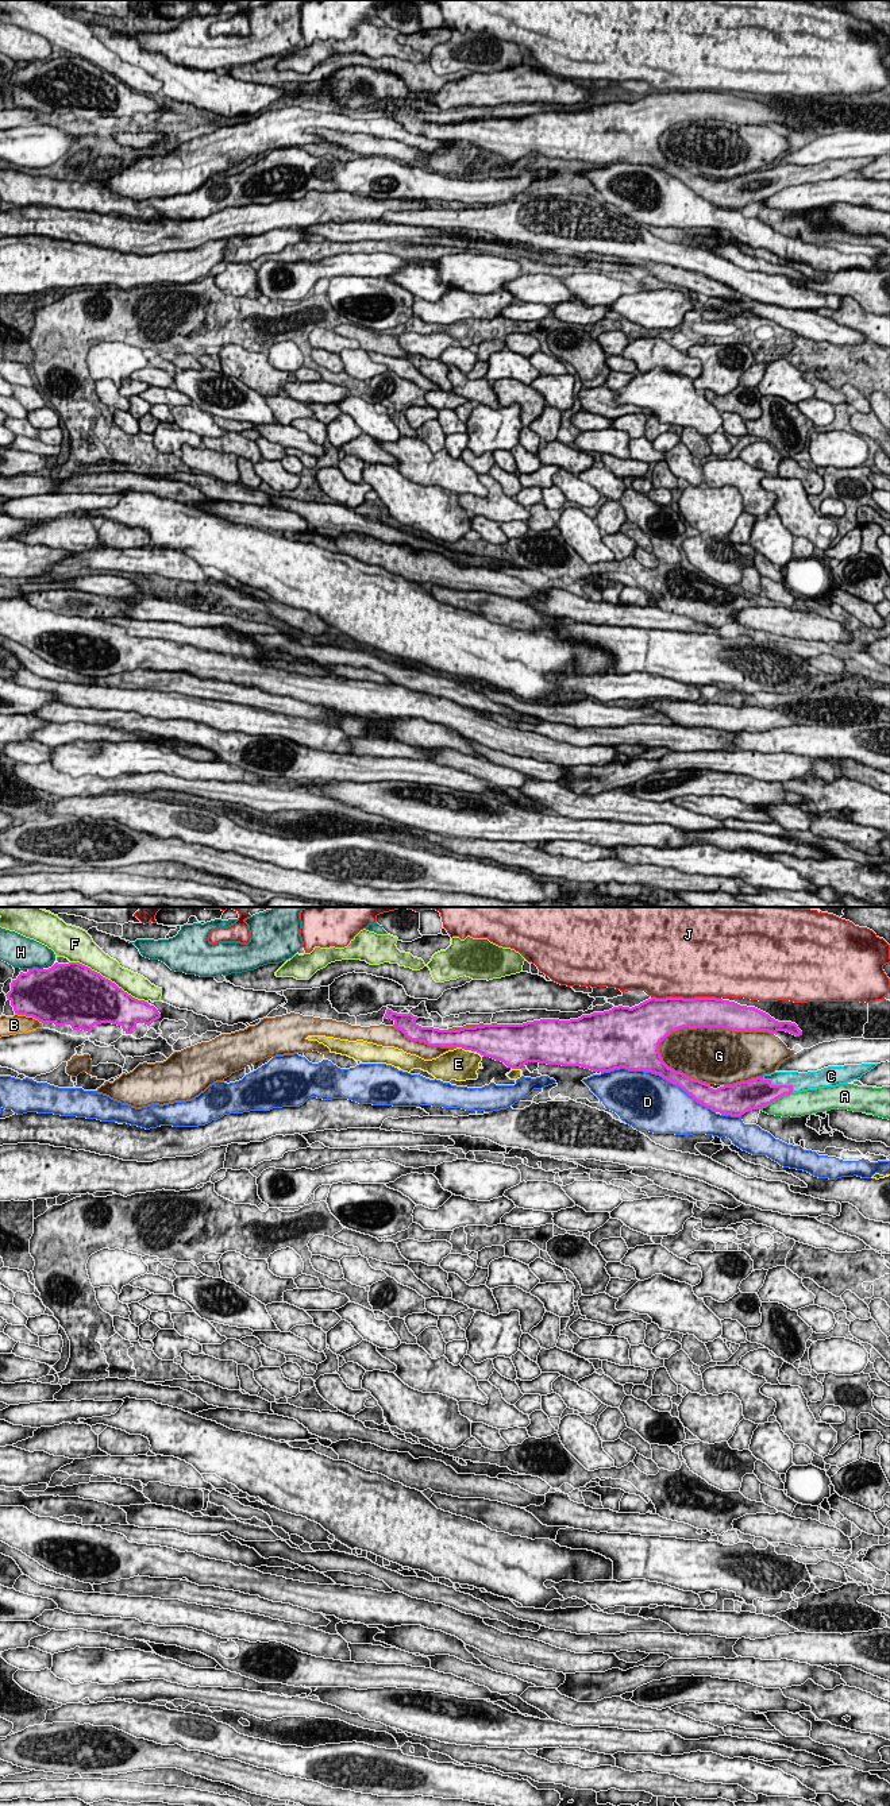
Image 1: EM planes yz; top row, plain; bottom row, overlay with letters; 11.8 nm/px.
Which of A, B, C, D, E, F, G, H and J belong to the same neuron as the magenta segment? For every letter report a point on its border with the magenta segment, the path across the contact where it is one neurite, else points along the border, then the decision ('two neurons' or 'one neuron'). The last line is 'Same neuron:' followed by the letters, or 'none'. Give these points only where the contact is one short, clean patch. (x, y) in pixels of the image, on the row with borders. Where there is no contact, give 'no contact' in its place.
A: yz (775, 1099) | two neurons
B: yz (29, 1015) | two neurons
C: yz (779, 1085) | one neuron
D: yz (658, 1073) | two neurons
E: yz (462, 1048) | two neurons
F: yz (107, 979) | two neurons
G: yz (712, 1026) | two neurons
H: yz (35, 968) | two neurons
J: yz (686, 999) | two neurons
Same neuron: C

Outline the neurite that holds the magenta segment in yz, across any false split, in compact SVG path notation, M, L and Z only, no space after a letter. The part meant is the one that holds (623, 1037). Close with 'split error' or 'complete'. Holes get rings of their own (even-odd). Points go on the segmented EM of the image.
M651 997L632 1008L619 1006L609 1011L582 1015L578 1019L540 1019L523 1024L483 1024L459 1030L421 1027L416 1023L419 1018L413 1016L411 1012L397 1014L389 1008L384 1019L386 1018L392 1019L394 1022L393 1027L401 1030L411 1041L424 1042L428 1046L462 1047L465 1050L477 1051L483 1057L501 1061L512 1069L520 1069L528 1062L539 1062L547 1065L581 1066L601 1073L620 1068L651 1072L681 1087L689 1096L706 1108L731 1116L741 1116L748 1111L762 1110L785 1095L848 1084L860 1078L878 1065L828 1066L808 1073L774 1072L763 1077L713 1089L710 1084L669 1068L662 1061L659 1043L673 1031L683 1027L723 1027L732 1031L768 1031L771 1034L786 1031L795 1037L802 1035L802 1031L795 1023L778 1022L755 1007L740 1006L735 1002L716 997Z; split error

